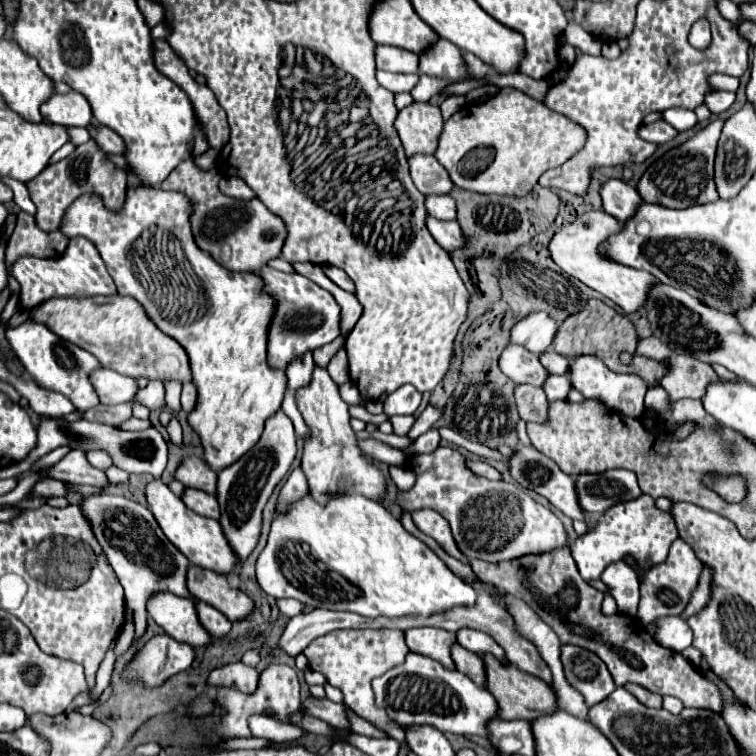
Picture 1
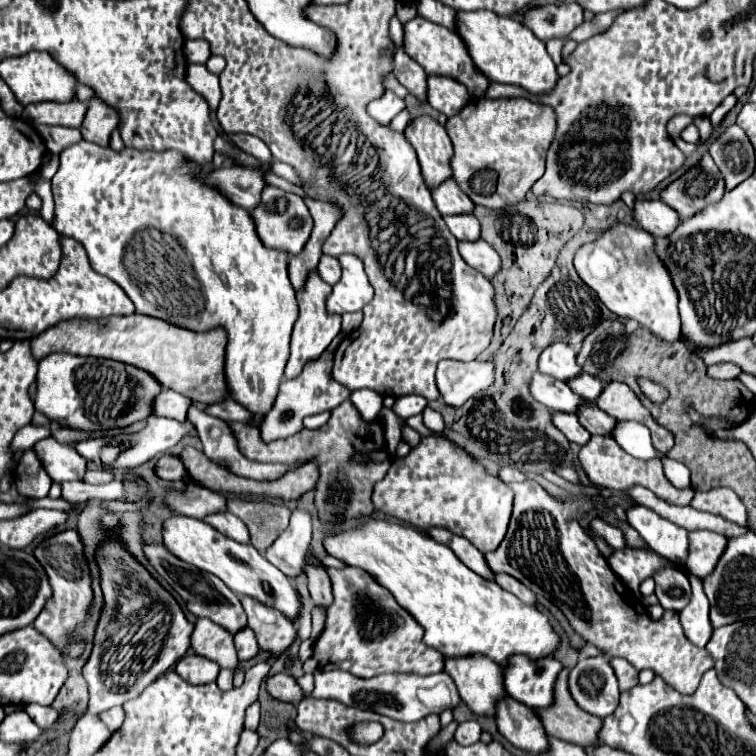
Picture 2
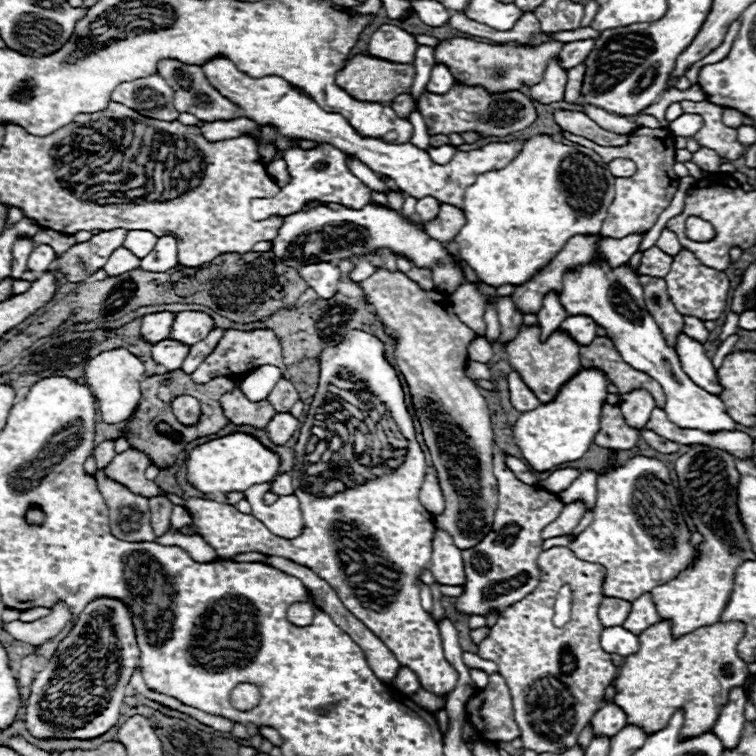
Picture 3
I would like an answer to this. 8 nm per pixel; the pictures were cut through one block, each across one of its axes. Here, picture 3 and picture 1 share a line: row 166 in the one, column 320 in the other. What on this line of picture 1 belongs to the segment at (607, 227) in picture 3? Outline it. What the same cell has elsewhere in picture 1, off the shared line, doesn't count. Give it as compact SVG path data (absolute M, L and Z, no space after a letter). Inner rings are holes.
M334 630L326 636L316 638L304 650L304 656L308 658L308 664L312 670L324 674L332 686L336 686L344 692L344 704L354 714L368 720L376 728L380 728L386 736L402 742L404 740L402 726L396 724L396 720L390 720L388 714L384 714L384 710L380 710L380 706L376 706L374 698L370 698L368 684L374 676L380 676L388 668L402 664L408 652L410 650L404 642L404 632L400 632L400 630Z

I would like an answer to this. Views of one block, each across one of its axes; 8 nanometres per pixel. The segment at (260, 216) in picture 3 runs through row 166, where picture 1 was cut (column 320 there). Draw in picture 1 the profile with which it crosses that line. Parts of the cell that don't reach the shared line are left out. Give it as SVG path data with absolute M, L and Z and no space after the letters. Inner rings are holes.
M270 266L260 270L260 278L264 280L264 292L276 298L276 314L272 326L268 326L268 364L272 364L272 370L286 370L292 360L340 336L340 306L328 290L300 274L284 274Z

